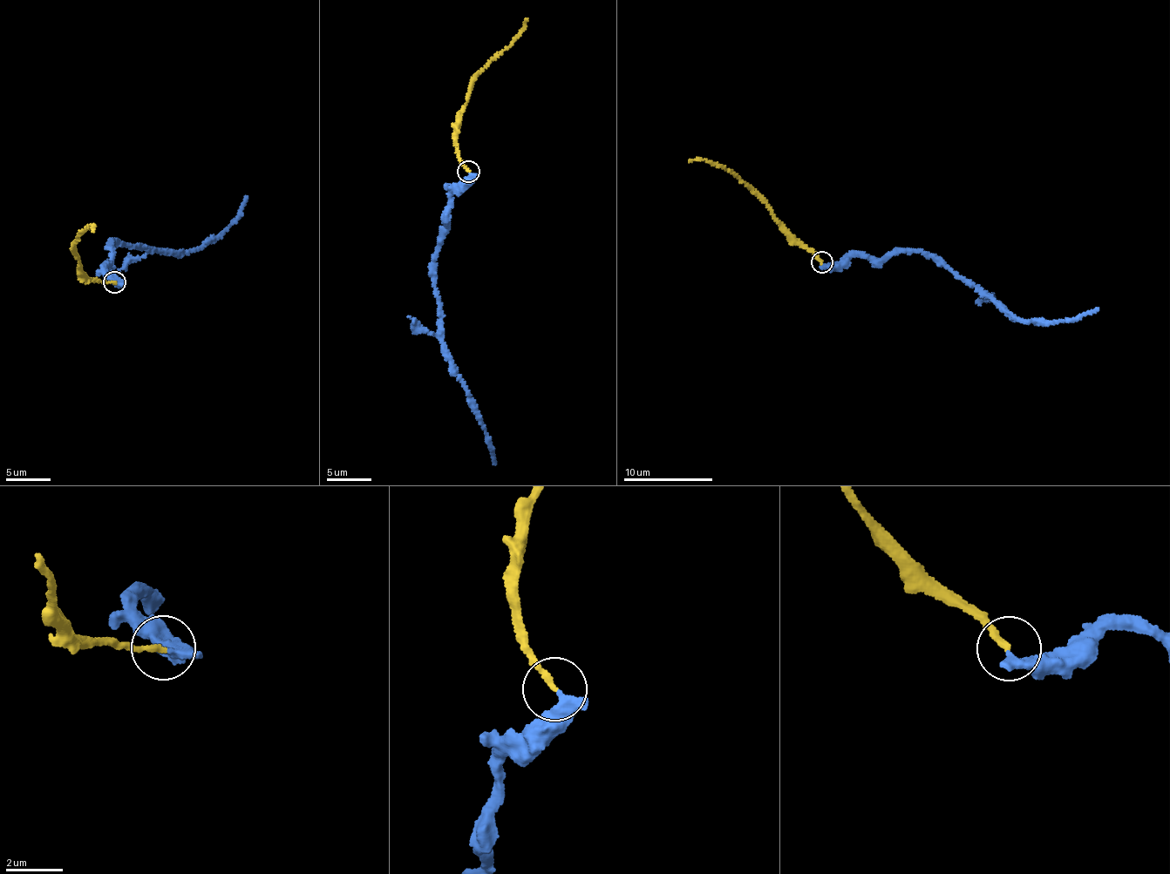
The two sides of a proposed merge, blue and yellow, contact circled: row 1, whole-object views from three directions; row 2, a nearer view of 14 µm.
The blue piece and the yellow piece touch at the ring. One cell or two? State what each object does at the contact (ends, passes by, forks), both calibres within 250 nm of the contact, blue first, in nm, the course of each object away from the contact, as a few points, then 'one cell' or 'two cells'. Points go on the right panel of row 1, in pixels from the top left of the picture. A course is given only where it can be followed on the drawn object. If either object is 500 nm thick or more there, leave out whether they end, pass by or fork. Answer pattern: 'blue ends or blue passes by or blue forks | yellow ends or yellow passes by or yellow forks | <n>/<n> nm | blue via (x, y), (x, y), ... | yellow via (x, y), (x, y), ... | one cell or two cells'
blue passes by | yellow ends | 280/200 nm | blue via (820, 261), (858, 256), (886, 261), (914, 252), (945, 262), (1027, 321), (1078, 321), (1098, 308) | yellow via (821, 261), (799, 245), (756, 189), (704, 159), (689, 162) | one cell

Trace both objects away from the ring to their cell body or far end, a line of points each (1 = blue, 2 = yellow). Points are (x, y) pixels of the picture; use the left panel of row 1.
1: (116, 281), (105, 267), (113, 260), (112, 243), (174, 253), (200, 247), (238, 218), (248, 196)
2: (113, 281), (89, 280), (73, 244), (91, 225), (93, 232)

